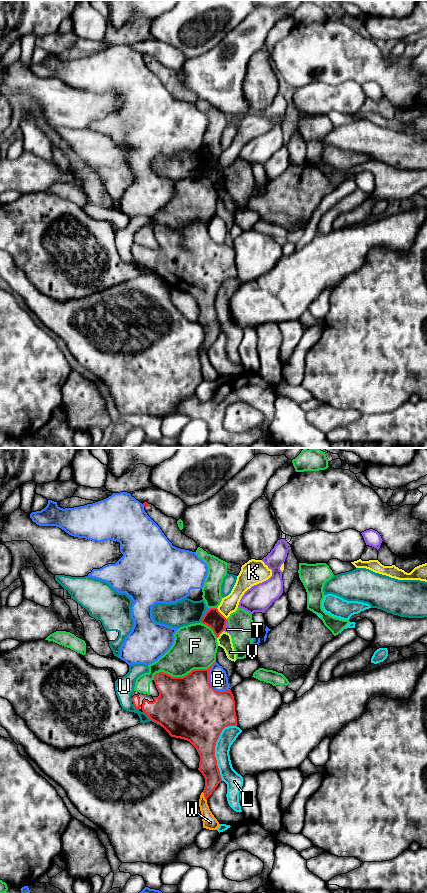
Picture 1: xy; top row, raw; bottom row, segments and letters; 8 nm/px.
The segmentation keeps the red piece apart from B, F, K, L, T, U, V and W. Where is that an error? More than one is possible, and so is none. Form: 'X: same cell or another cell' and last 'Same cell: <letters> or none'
B: another cell
F: another cell
K: another cell
L: another cell
T: another cell
U: another cell
V: another cell
W: another cell
Same cell: none

